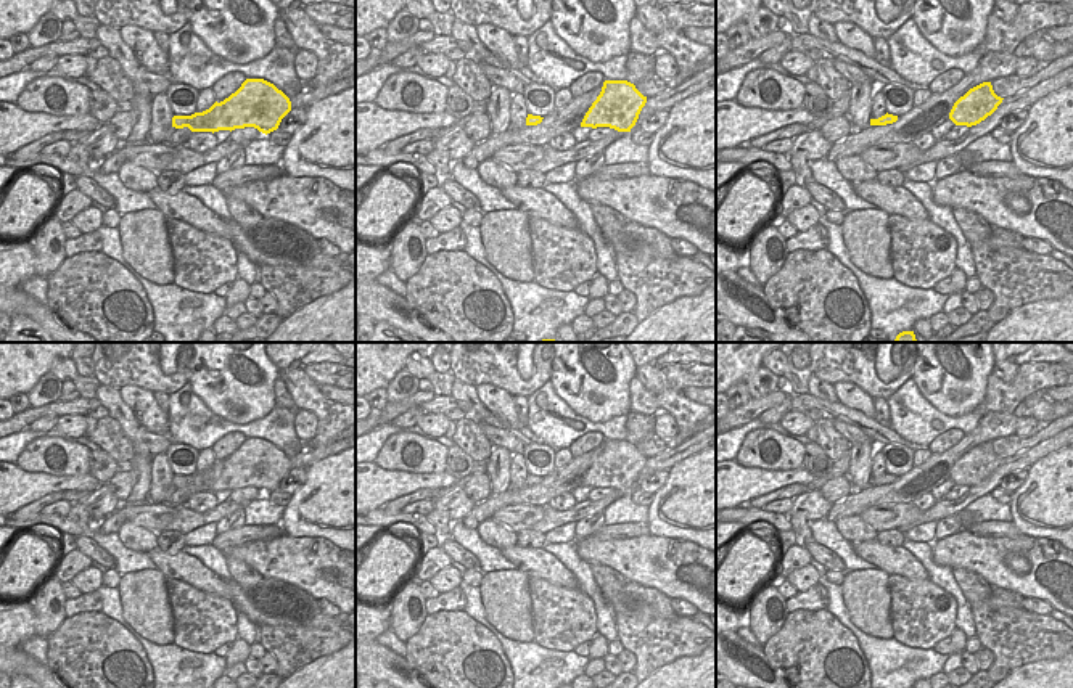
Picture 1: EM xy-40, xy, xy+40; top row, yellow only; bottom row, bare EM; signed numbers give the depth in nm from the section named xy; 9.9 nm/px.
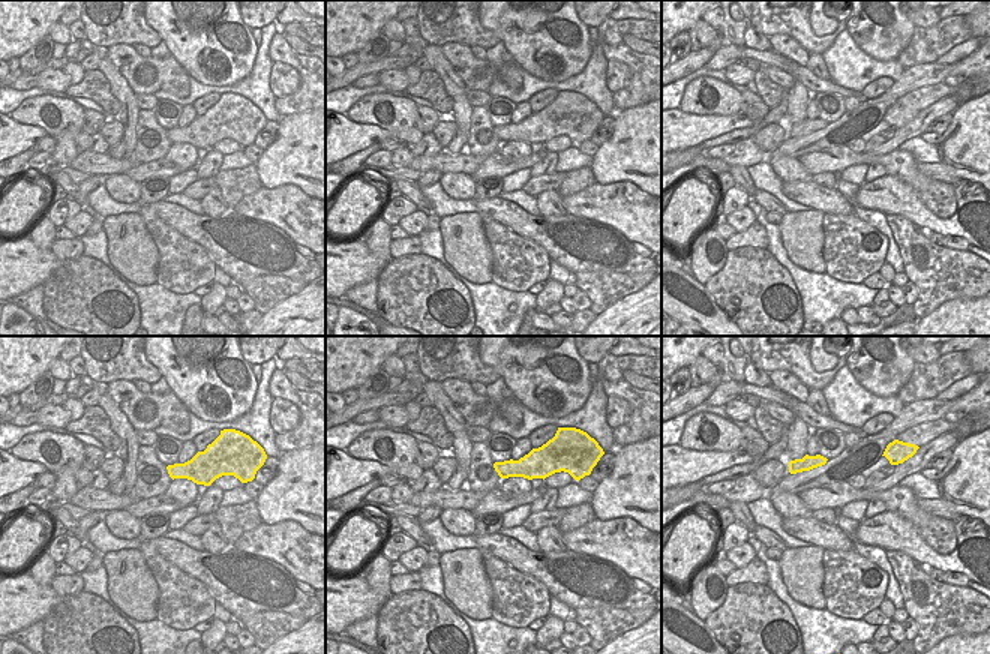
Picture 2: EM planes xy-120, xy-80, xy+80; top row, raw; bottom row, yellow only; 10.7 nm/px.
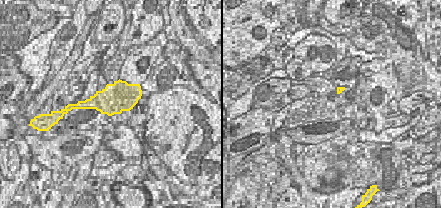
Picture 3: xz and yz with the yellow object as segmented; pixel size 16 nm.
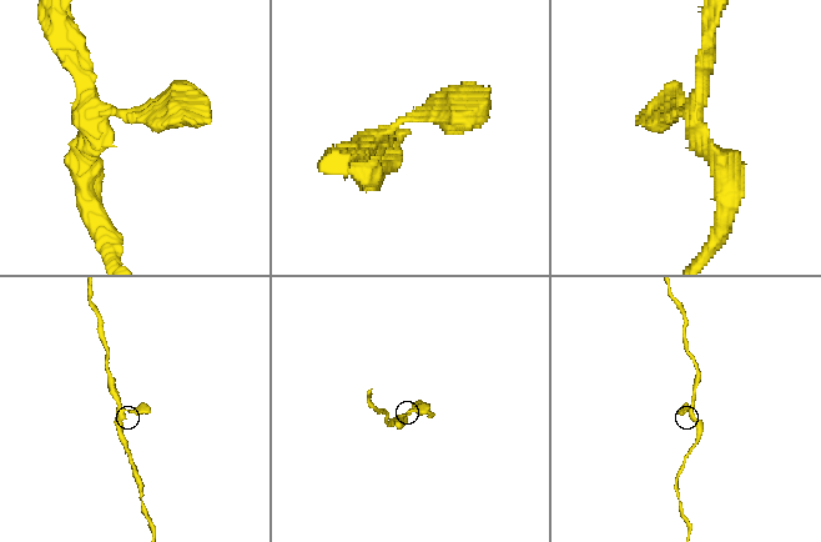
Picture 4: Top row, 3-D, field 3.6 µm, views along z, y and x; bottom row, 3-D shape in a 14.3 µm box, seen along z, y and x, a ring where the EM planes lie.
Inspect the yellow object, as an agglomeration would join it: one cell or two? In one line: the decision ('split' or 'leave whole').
leave whole

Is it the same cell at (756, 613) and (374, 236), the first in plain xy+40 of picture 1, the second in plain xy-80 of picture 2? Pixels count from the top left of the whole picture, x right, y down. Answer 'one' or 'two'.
one

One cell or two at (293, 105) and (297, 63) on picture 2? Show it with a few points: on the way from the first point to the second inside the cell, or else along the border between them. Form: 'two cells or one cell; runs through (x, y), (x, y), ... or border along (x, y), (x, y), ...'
one cell; runs through (303, 95), (306, 92), (306, 74)

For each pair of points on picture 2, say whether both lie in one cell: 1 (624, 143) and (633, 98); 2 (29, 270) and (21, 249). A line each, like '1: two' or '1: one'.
1: two
2: one

